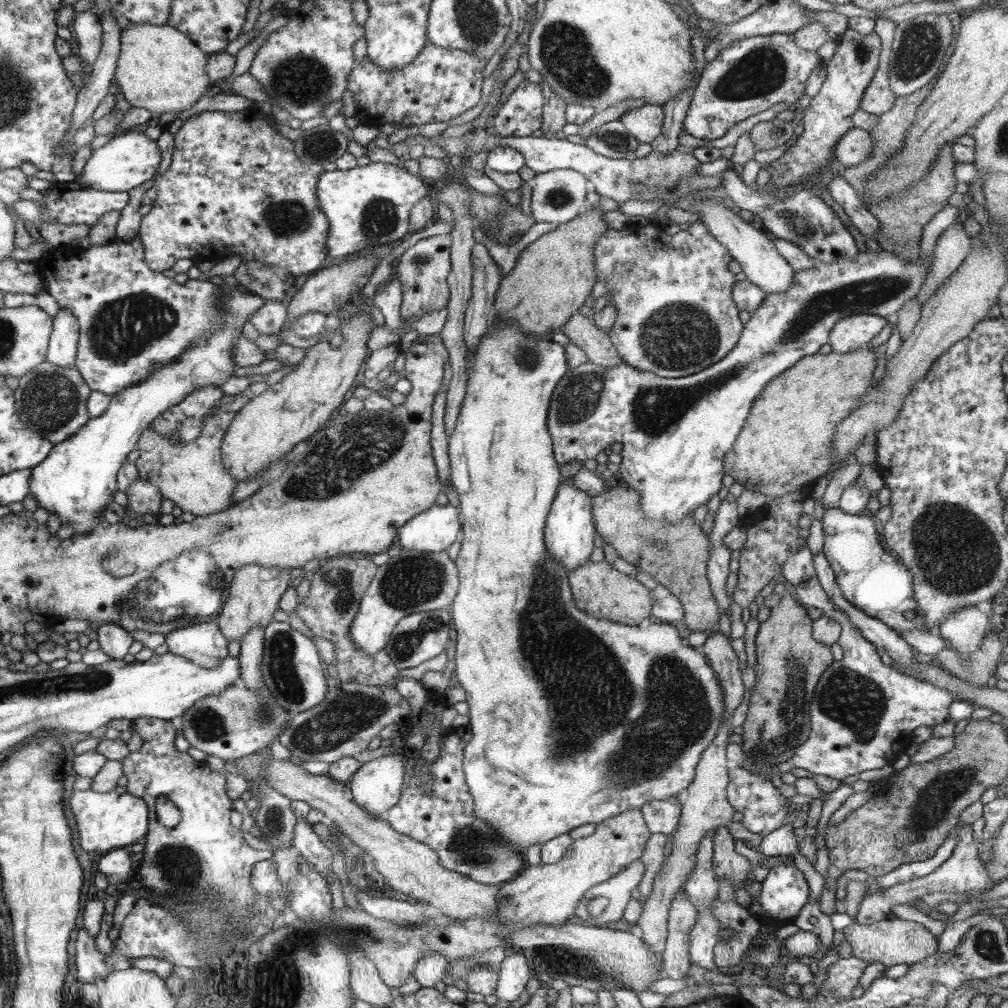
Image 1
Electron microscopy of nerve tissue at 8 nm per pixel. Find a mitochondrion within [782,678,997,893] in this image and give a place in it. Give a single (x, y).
(932, 803)

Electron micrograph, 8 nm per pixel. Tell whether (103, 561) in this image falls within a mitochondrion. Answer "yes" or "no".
yes

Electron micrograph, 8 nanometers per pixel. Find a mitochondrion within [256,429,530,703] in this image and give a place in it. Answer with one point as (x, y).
(410, 583)

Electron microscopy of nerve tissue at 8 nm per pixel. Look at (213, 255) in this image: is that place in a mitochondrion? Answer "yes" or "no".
no

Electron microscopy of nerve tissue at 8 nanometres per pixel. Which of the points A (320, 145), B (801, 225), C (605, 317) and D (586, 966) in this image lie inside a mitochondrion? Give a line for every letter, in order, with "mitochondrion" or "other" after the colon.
A: mitochondrion
B: mitochondrion
C: other
D: mitochondrion

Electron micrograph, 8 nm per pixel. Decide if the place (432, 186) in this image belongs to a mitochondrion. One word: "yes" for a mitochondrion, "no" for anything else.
no

